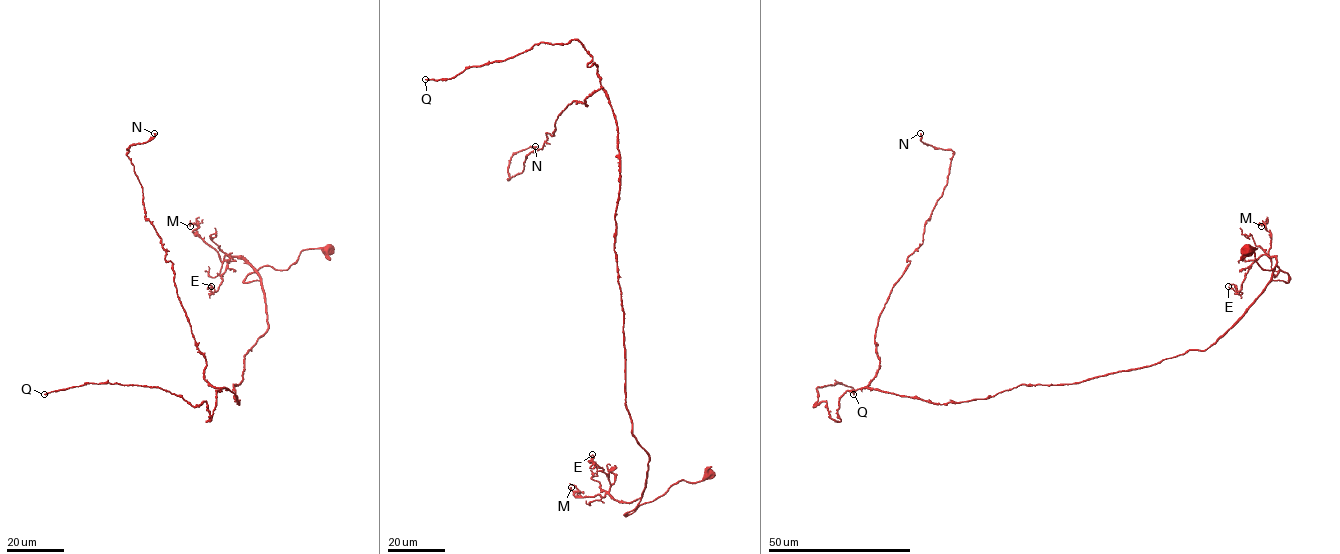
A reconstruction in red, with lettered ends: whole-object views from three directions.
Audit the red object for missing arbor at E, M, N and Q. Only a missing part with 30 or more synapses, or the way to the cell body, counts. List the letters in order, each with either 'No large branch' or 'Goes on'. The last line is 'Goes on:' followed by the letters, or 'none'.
E: No large branch
M: No large branch
N: No large branch
Q: Goes on
Goes on: Q

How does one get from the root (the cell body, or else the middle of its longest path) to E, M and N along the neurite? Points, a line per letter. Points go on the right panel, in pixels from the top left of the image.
E: (1248, 249), (1288, 281), (1273, 280), (1276, 259), (1261, 255), (1238, 293), (1228, 286)
M: (1248, 249), (1288, 281), (1272, 279), (1276, 259), (1261, 226)
N: (1248, 249), (1288, 281), (1203, 350), (961, 402), (862, 388), (878, 317), (947, 181), (953, 152), (920, 133)

